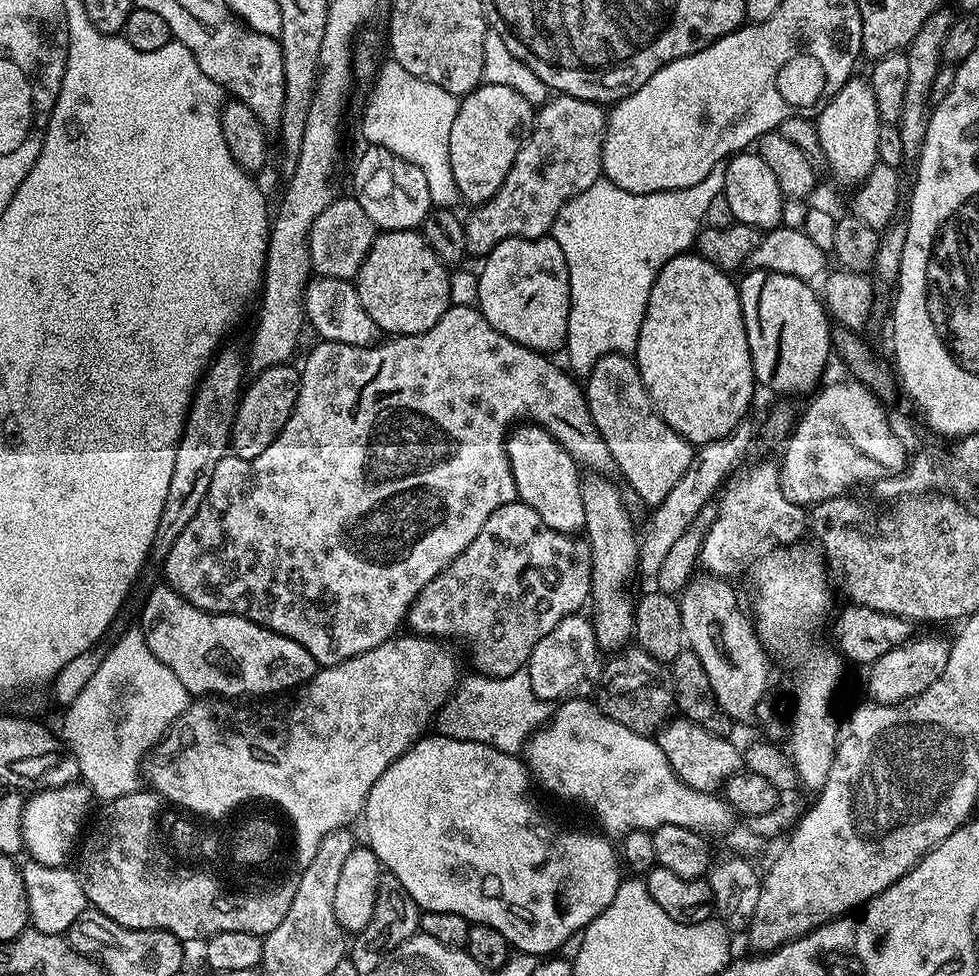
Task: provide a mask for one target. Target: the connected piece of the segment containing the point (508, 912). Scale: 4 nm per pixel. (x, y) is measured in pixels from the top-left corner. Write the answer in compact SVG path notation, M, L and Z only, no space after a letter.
M428 734L416 741L412 747L406 749L404 753L388 767L374 782L370 794L364 803L362 821L364 820L364 832L368 835L367 847L372 849L372 853L380 860L383 871L387 875L398 878L414 898L414 902L424 912L445 912L446 914L458 914L468 920L469 925L485 924L494 926L502 938L508 940L509 945L517 953L532 955L537 958L548 958L560 952L560 947L576 931L582 931L588 924L614 902L614 894L618 890L622 879L622 860L609 837L599 831L579 832L576 828L563 828L560 824L555 824L546 813L540 809L540 804L536 801L536 796L532 793L534 780L528 771L527 763L519 755L503 752L494 746L486 746L482 742L470 742L469 740L459 740L439 734Z

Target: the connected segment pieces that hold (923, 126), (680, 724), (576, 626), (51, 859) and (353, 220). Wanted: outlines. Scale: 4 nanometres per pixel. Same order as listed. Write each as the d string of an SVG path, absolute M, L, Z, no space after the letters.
M943 7L934 14L930 14L930 18L926 18L926 22L922 22L922 30L918 30L918 34L914 34L914 38L908 43L906 49L908 57L906 95L902 97L902 114L898 121L898 127L902 138L902 150L905 157L908 158L919 157L922 146L926 142L934 78L940 73L944 42L954 21L953 14L951 15L948 11L947 7Z
M680 718L684 720L669 719L668 723L658 733L658 743L662 754L670 762L670 766L680 777L680 781L689 784L699 792L715 793L717 789L728 783L728 780L741 771L742 752L735 748L724 736L715 736L708 728L695 724L695 719Z
M584 614L567 616L534 646L526 665L528 677L532 682L532 688L540 700L553 702L563 701L571 697L572 692L588 676L588 671L596 664L596 625L591 619L588 620Z
M68 784L66 787L44 789L31 795L23 810L23 840L27 855L44 866L65 867L75 855L80 832L90 810L94 797L84 784Z
M354 196L333 199L326 210L314 220L309 232L308 248L313 273L317 277L335 280L355 279L377 235L376 225L370 221Z

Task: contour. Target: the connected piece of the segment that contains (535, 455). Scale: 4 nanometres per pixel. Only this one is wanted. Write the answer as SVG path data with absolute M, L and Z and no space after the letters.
M521 423L511 429L506 441L508 461L514 474L519 503L530 506L550 526L559 532L580 534L585 531L586 506L582 506L581 469L576 459L539 424Z

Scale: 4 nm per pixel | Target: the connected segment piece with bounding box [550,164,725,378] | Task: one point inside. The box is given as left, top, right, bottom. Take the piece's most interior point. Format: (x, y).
(615, 243)

